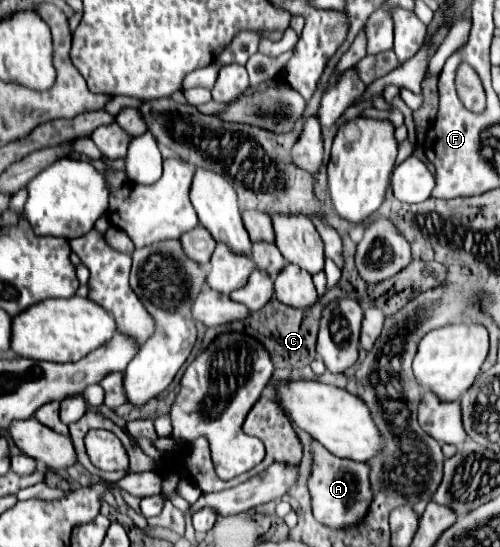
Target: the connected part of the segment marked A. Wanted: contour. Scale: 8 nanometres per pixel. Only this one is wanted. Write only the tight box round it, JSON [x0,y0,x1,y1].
[308,442,374,528]

